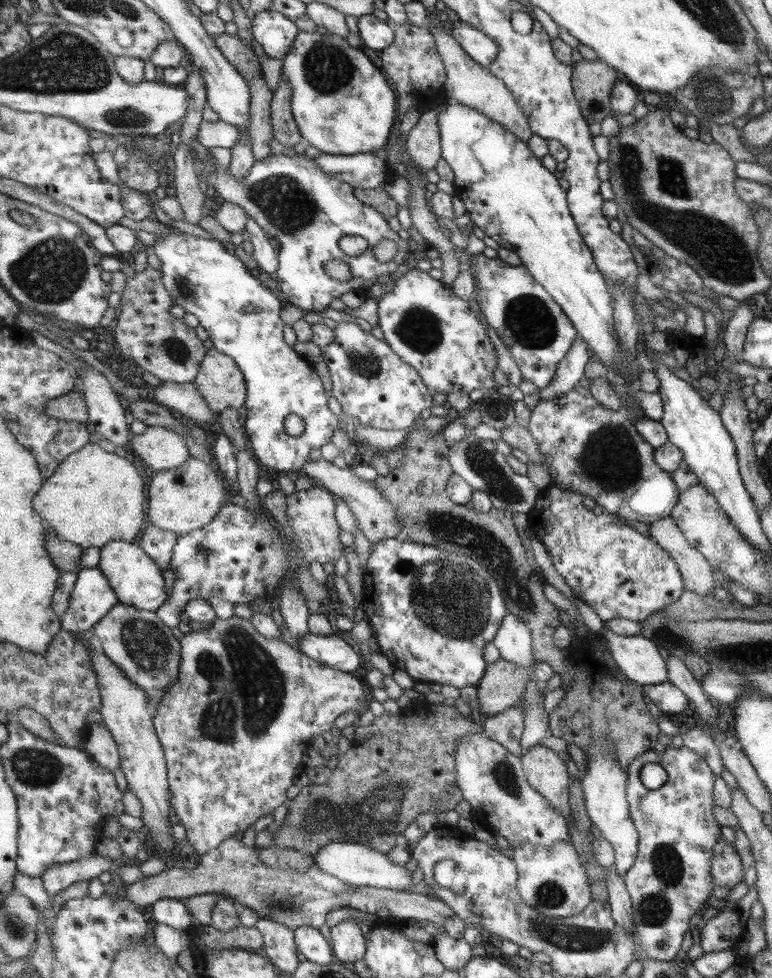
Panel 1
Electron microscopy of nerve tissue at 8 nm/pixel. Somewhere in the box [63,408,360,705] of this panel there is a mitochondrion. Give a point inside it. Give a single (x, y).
(144, 642)

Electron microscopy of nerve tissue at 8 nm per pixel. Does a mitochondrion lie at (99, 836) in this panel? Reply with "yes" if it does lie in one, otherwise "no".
no

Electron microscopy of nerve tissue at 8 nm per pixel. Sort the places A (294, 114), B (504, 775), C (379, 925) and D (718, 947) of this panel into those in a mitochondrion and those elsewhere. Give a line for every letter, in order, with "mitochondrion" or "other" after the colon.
A: other
B: mitochondrion
C: other
D: other

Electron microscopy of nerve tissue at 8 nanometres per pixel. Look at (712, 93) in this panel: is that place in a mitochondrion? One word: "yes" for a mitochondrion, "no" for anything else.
yes

